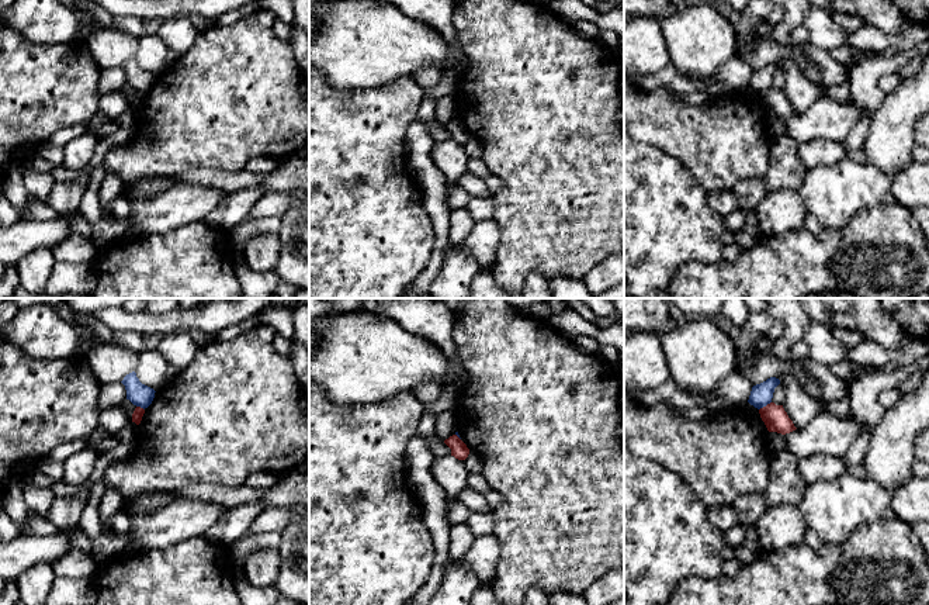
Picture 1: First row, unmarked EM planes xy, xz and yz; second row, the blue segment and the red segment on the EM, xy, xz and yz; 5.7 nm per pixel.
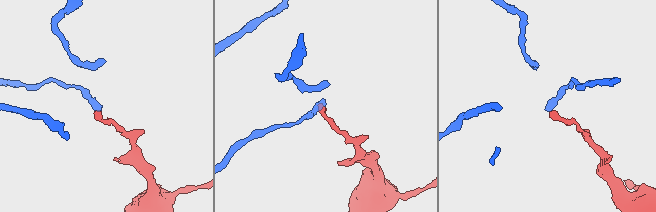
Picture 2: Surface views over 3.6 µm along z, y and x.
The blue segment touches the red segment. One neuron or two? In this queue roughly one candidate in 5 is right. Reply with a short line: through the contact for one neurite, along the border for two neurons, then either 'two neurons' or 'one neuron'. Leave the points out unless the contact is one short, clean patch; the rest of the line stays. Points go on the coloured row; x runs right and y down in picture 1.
line yz (770, 401), (759, 410); two neurons

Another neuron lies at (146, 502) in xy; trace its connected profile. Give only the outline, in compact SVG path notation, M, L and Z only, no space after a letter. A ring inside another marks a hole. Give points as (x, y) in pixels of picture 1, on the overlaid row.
M152 491L125 501L122 511L126 515L146 515L177 499L176 491Z

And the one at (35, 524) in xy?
M38 514L28 515L25 528L30 535L38 536L55 535L59 532L55 525L52 525L49 521Z

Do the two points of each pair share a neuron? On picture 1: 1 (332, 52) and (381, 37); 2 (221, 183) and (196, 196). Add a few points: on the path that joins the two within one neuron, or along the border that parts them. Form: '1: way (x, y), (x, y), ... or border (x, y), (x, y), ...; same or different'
1: way (345, 51), (360, 42), (368, 42); same
2: border (182, 182), (208, 185), (228, 193); different

